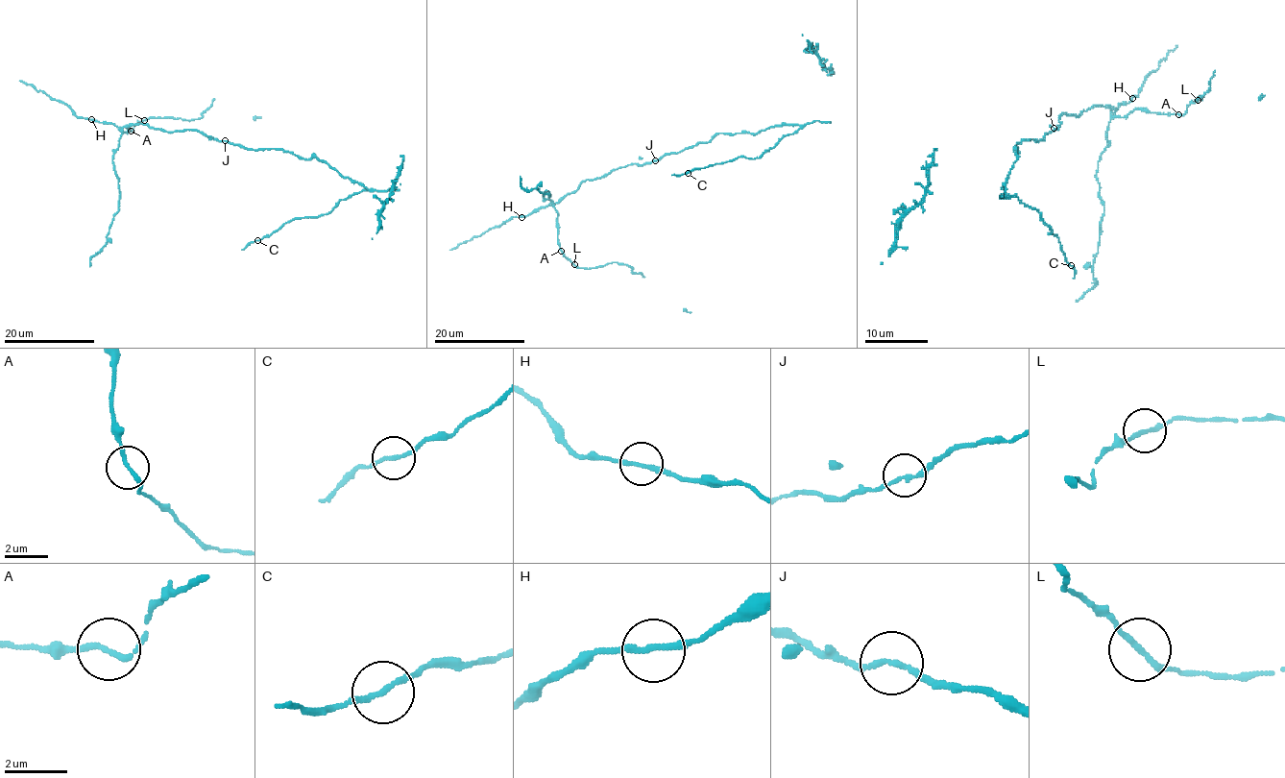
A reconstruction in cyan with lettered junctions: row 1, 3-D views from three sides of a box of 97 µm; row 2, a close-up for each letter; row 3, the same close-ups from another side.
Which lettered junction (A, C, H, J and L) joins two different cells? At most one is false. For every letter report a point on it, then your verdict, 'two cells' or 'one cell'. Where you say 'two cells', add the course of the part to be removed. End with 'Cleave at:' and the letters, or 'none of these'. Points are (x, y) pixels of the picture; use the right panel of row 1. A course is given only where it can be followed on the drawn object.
A: place (1178, 114); one cell
C: place (1071, 265); one cell
H: place (1132, 98); one cell
J: place (1054, 128); one cell
L: place (1198, 100); one cell
Cleave at: none of these

